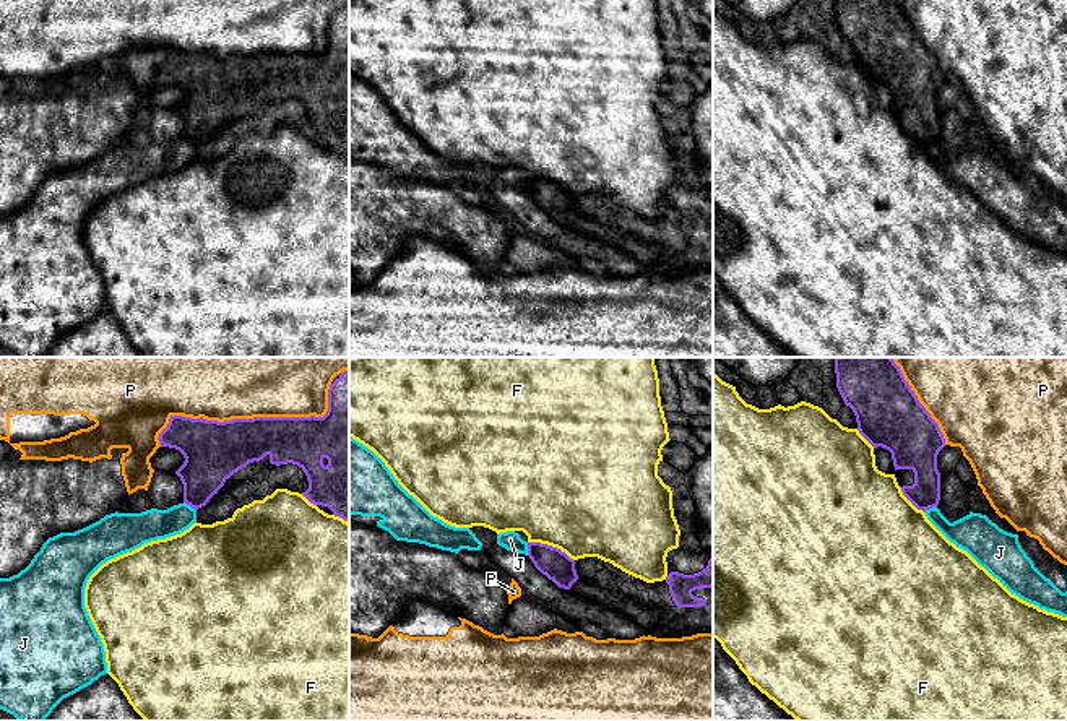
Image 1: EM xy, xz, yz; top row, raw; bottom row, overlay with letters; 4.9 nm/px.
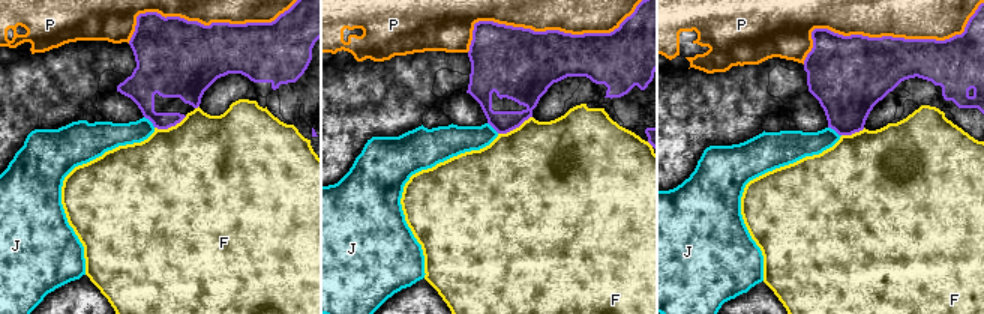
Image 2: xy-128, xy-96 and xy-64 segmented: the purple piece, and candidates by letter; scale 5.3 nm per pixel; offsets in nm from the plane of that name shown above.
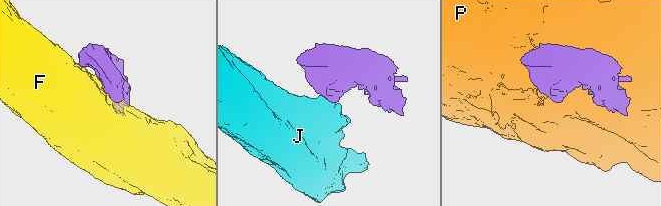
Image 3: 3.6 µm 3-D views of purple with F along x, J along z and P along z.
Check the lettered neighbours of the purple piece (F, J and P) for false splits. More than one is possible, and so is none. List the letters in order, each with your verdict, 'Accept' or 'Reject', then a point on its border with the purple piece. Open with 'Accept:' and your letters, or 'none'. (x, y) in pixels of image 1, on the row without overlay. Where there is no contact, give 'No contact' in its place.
Accept: none
F: Reject. Touches purple at xz (551, 182)
J: Reject. Touches purple at xy (190, 142)
P: Reject. Touches purple at xy (254, 54)

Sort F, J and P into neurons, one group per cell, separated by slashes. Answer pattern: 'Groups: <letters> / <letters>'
Groups: F / J / P

